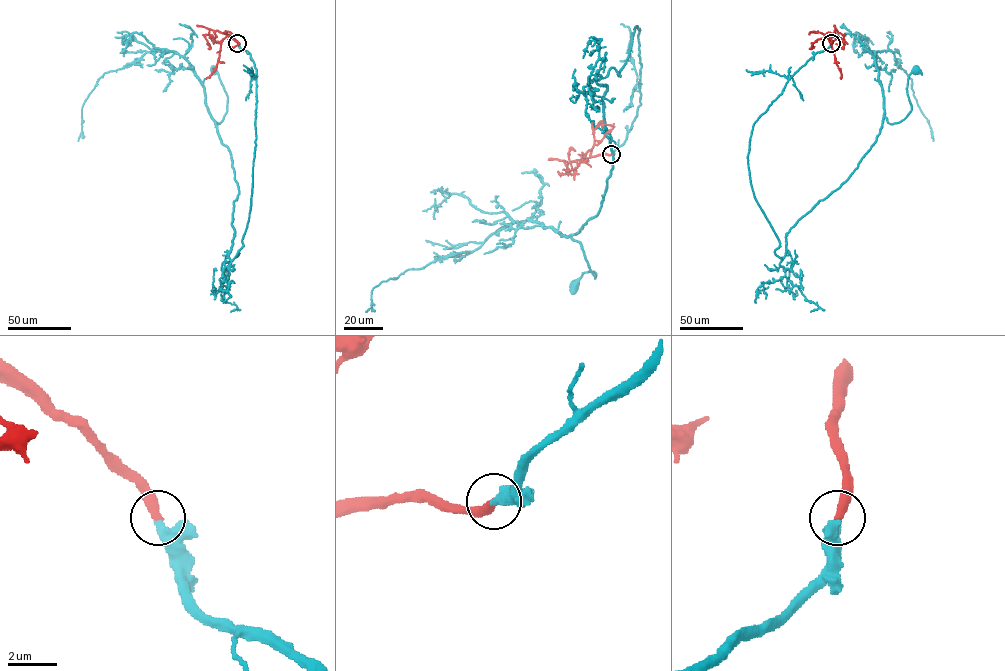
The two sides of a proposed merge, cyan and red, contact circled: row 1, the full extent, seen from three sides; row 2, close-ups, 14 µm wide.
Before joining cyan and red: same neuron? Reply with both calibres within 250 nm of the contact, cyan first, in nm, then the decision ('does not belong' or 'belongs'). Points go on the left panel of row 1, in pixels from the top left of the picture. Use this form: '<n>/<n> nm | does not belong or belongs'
440/400 nm | belongs

